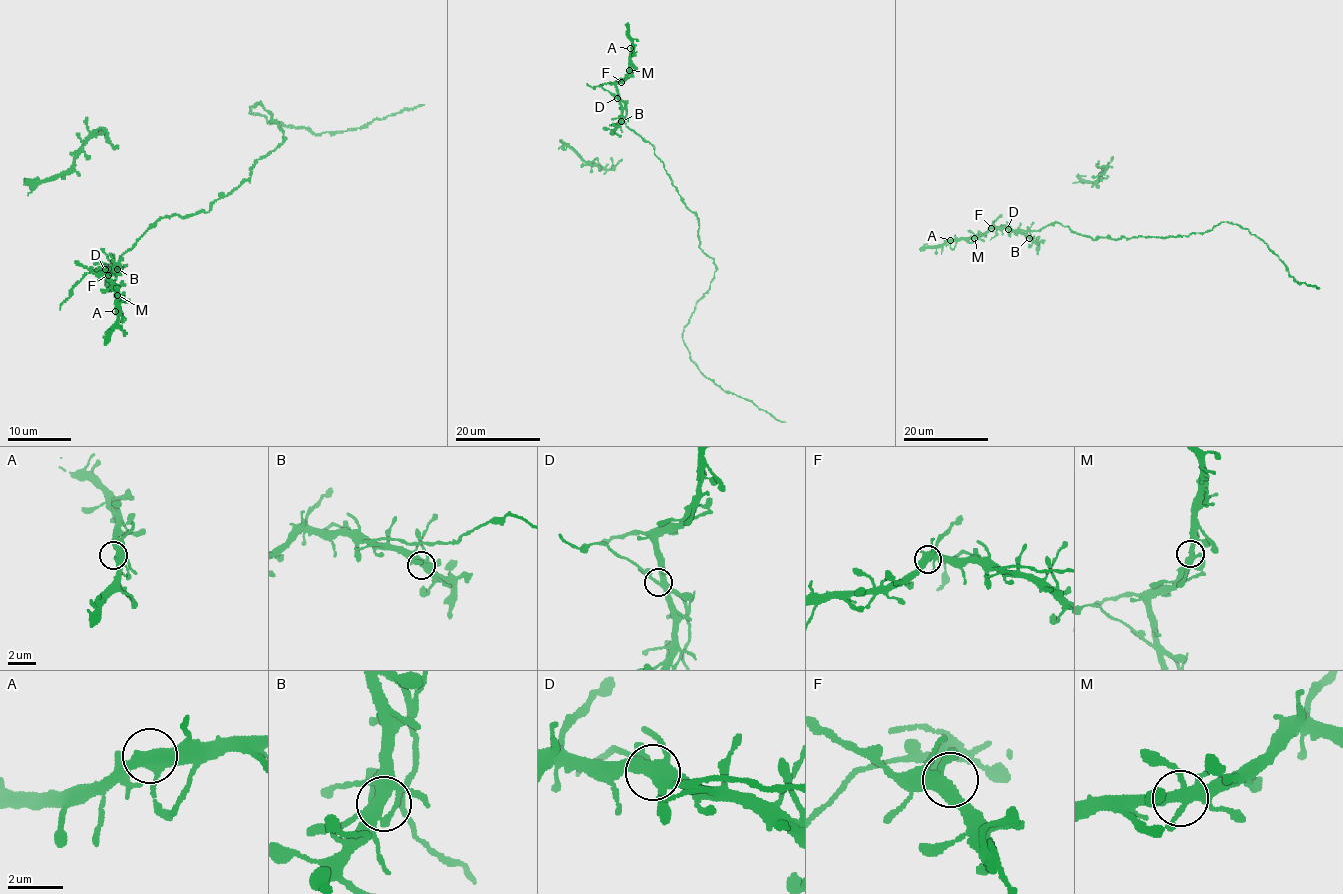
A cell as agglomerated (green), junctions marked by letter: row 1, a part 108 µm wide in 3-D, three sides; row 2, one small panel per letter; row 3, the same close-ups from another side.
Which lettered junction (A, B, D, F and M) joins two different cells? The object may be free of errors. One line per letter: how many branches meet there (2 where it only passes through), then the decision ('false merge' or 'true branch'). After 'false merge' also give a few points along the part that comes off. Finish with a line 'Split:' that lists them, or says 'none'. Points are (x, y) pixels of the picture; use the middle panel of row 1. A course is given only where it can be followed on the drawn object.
A: 4 | true branch
B: 6 | true branch
D: 5 | true branch
F: 4 | true branch
M: 5 | true branch
Split: none

